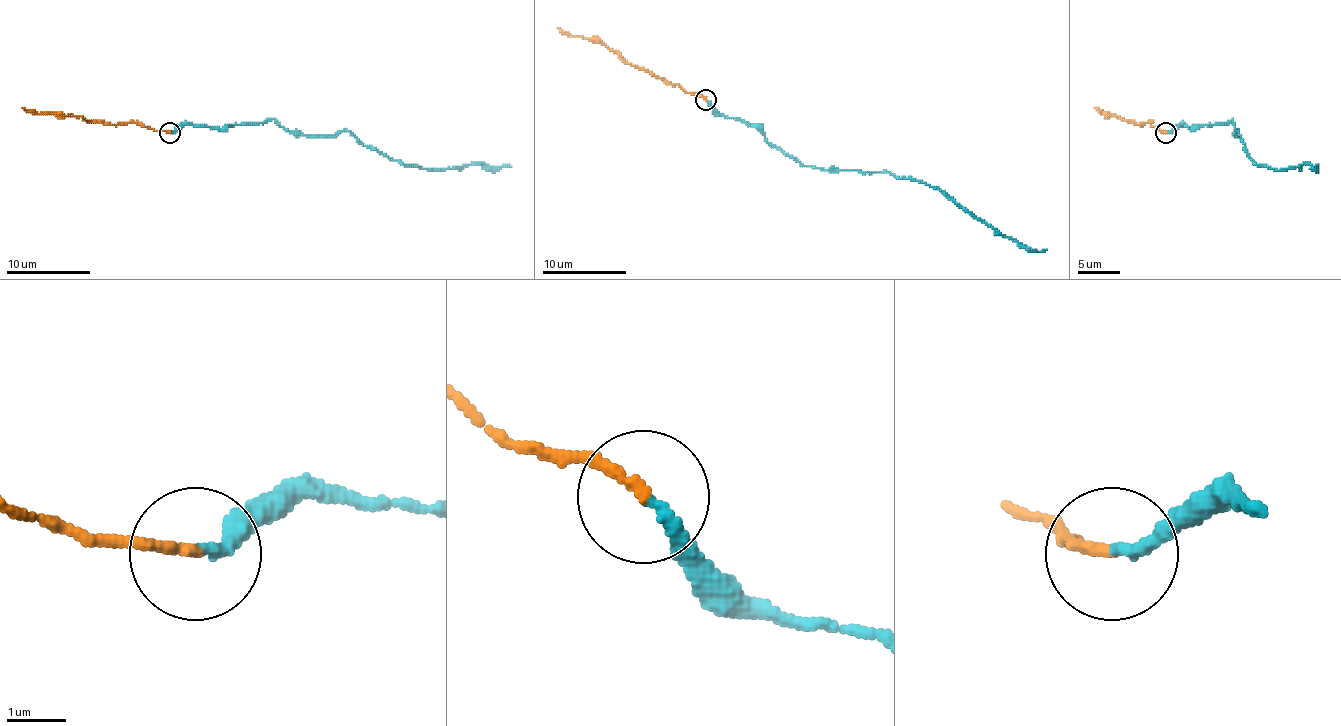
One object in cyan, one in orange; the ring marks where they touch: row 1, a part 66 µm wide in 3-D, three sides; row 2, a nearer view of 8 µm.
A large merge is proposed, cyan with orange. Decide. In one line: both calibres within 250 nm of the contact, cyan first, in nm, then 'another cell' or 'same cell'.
190/180 nm | same cell

